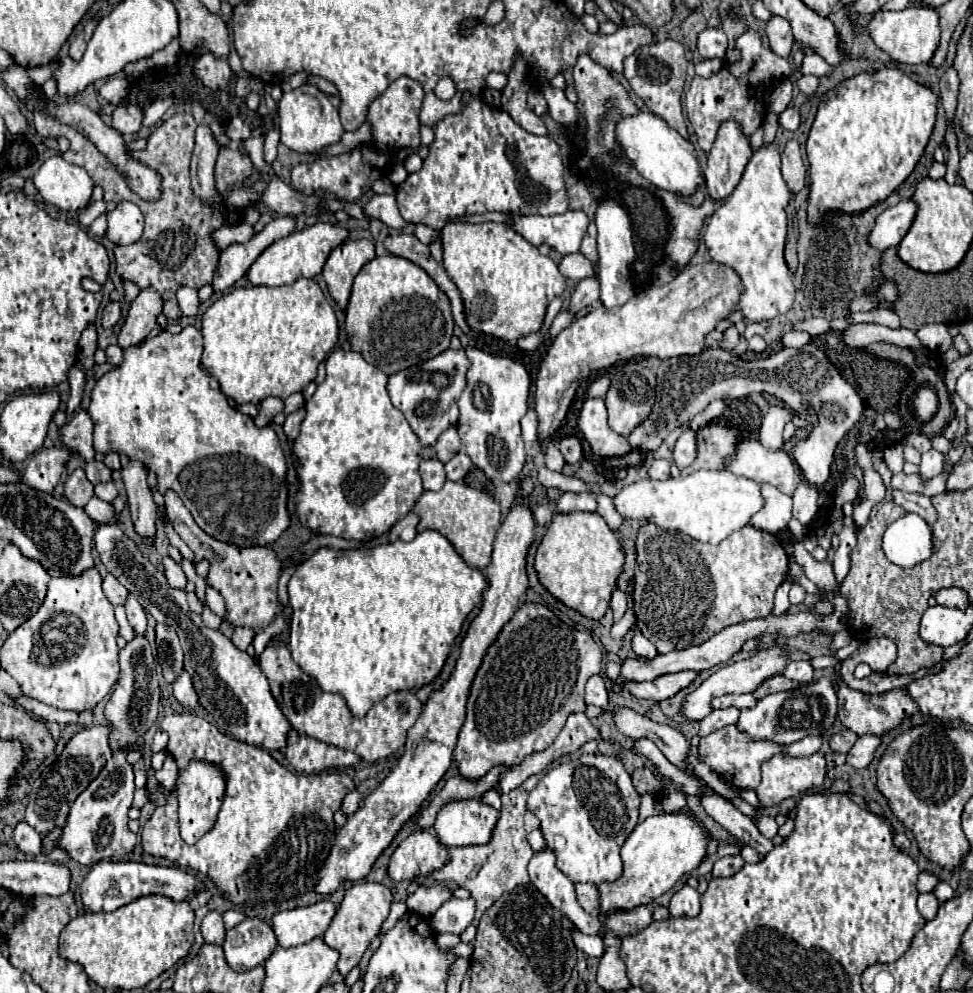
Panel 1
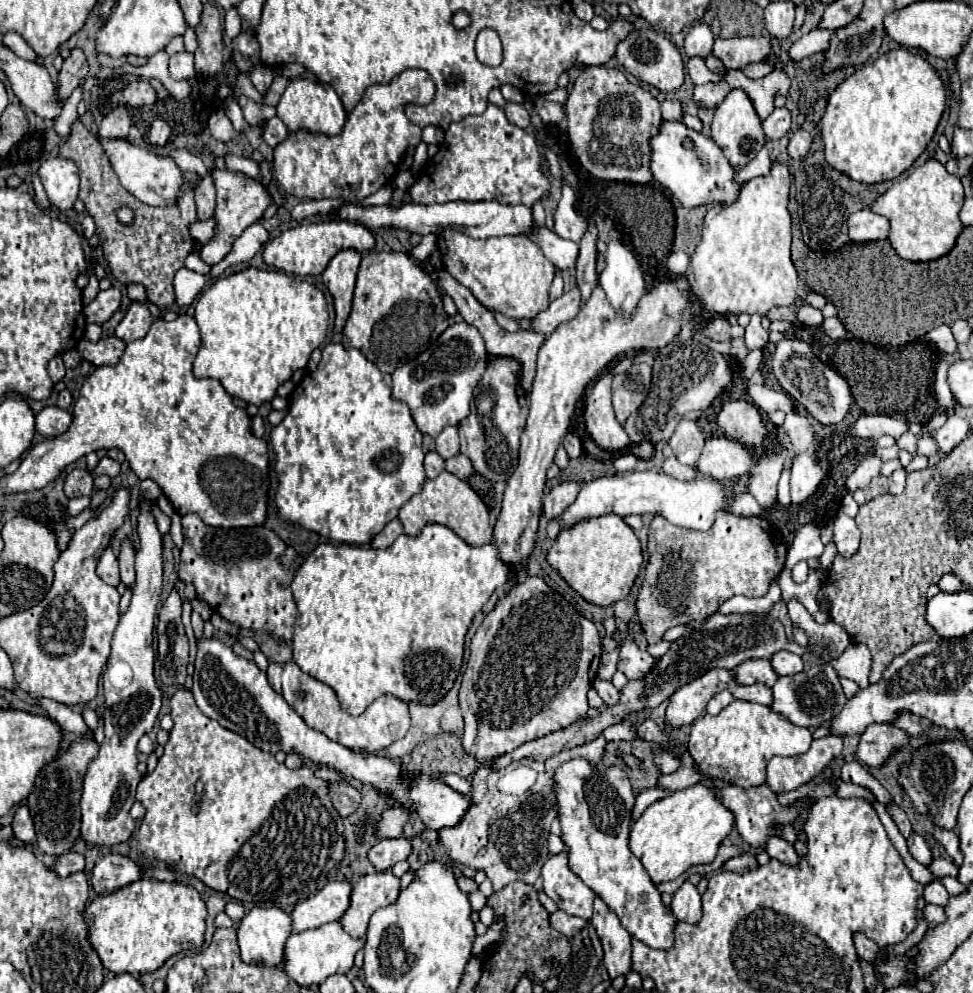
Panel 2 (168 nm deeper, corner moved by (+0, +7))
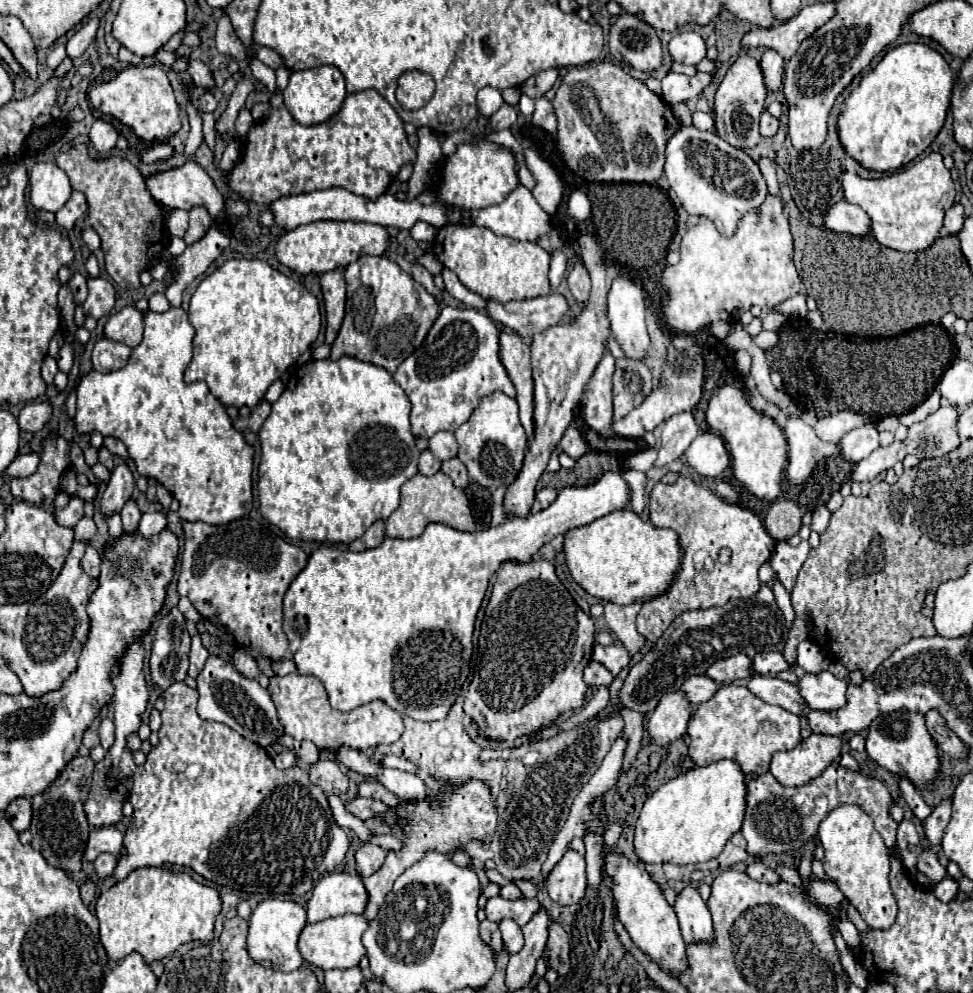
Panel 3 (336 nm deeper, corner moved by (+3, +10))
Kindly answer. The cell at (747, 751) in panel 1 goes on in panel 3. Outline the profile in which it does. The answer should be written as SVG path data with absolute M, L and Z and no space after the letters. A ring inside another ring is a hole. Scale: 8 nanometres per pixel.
M722 684L712 700L698 706L686 734L690 736L688 754L696 766L708 766L728 758L738 762L740 770L750 776L766 774L774 752L792 750L802 740L800 716L752 696L742 684Z

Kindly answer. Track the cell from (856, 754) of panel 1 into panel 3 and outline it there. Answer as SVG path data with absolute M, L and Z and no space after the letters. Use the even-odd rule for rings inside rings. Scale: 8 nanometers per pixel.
M892 712L872 720L866 736L866 752L870 760L890 772L906 774L916 786L926 786L932 782L940 766L938 746L924 728L924 714L916 712Z

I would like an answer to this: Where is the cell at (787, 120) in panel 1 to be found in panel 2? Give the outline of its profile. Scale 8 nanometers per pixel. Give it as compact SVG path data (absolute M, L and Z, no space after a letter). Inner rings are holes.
M785 107L775 109L763 121L763 131L765 131L767 139L781 139L783 135L787 135L789 129L791 129L791 113Z

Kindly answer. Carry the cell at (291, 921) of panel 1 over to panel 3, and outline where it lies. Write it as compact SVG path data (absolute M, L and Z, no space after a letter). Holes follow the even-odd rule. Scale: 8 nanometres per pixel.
M340 872L328 874L312 890L312 898L306 904L306 922L320 922L332 916L360 914L364 912L364 884L360 876Z

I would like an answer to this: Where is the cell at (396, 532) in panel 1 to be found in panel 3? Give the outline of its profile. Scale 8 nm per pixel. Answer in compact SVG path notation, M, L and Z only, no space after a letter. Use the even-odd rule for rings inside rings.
M378 520L376 524L372 524L372 526L364 532L362 538L358 538L358 540L354 540L354 542L350 544L350 550L360 552L360 550L368 550L368 548L376 548L376 546L380 546L382 540L386 538L384 528L386 528L384 520Z

